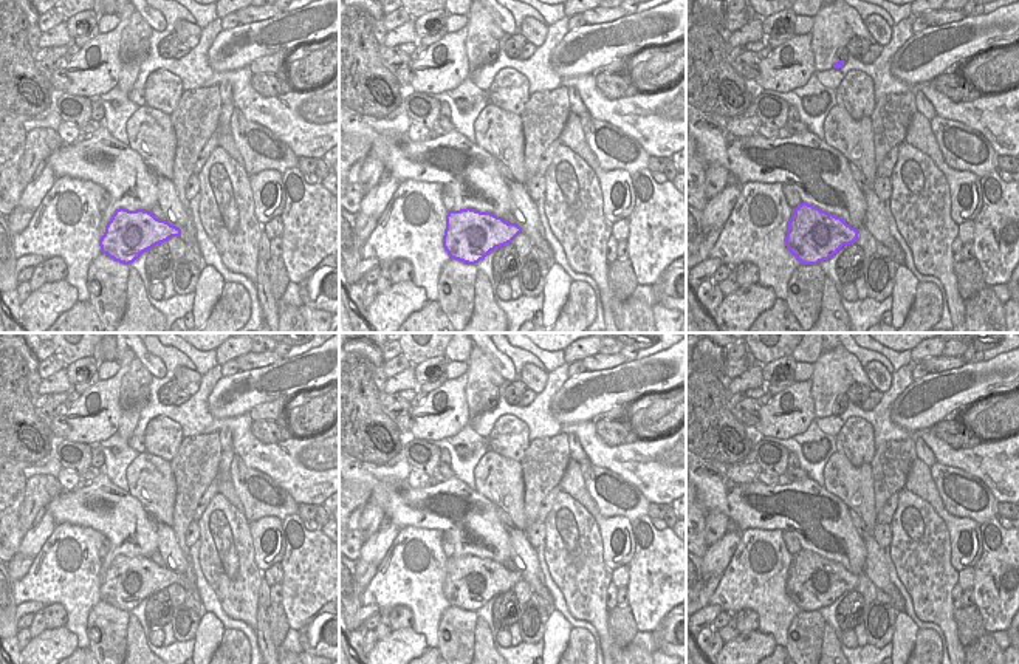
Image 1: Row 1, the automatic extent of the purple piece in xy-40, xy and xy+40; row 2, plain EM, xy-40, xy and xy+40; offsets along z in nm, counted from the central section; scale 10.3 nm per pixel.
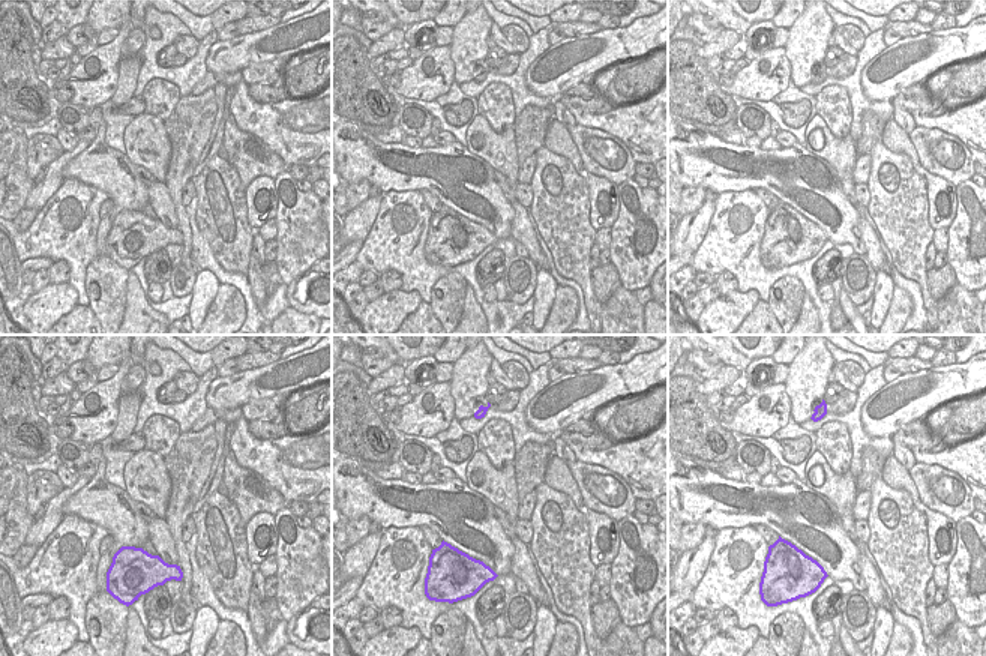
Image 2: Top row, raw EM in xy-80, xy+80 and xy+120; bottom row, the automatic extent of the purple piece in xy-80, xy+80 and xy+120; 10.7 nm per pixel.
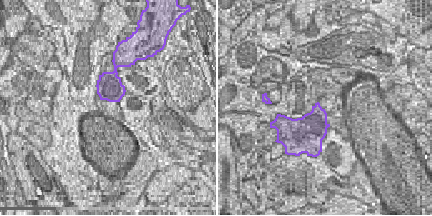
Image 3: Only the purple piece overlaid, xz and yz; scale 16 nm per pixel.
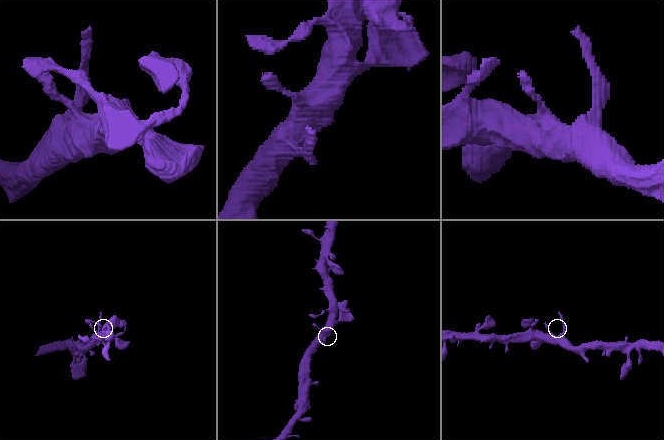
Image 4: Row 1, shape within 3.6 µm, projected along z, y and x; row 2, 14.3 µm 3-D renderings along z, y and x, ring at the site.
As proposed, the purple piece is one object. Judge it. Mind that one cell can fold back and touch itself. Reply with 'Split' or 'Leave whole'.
Leave whole

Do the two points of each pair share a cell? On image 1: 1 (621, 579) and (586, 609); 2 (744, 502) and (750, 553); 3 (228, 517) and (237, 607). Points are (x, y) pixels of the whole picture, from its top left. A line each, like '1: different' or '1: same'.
1: different
2: different
3: same

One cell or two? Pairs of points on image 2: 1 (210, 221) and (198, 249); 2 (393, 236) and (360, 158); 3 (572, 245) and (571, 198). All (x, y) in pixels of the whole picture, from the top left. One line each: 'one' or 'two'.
1: two
2: two
3: one

